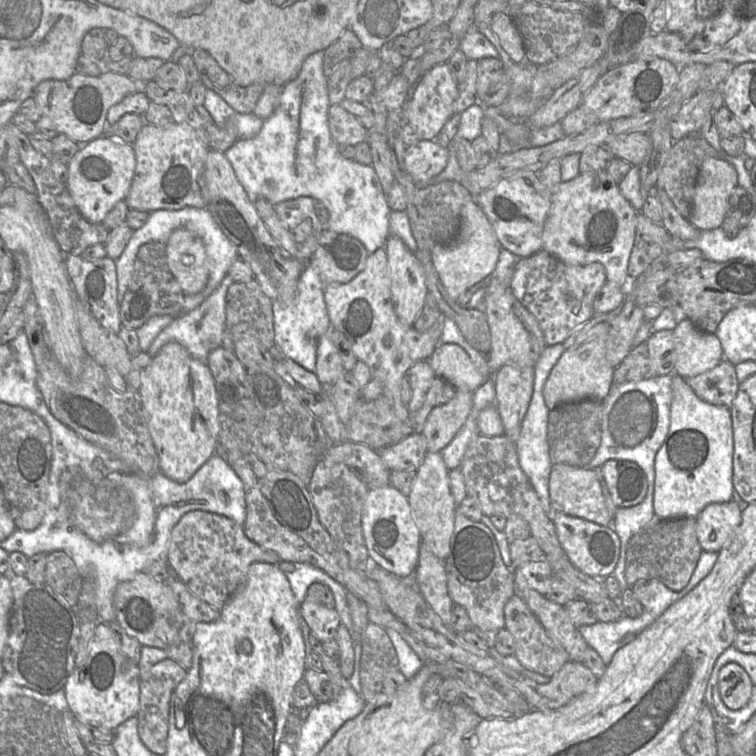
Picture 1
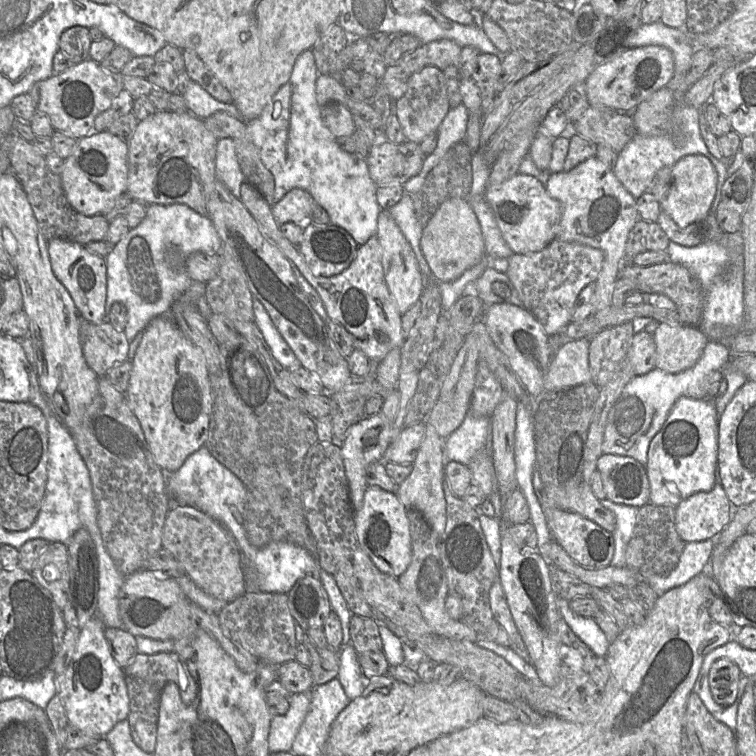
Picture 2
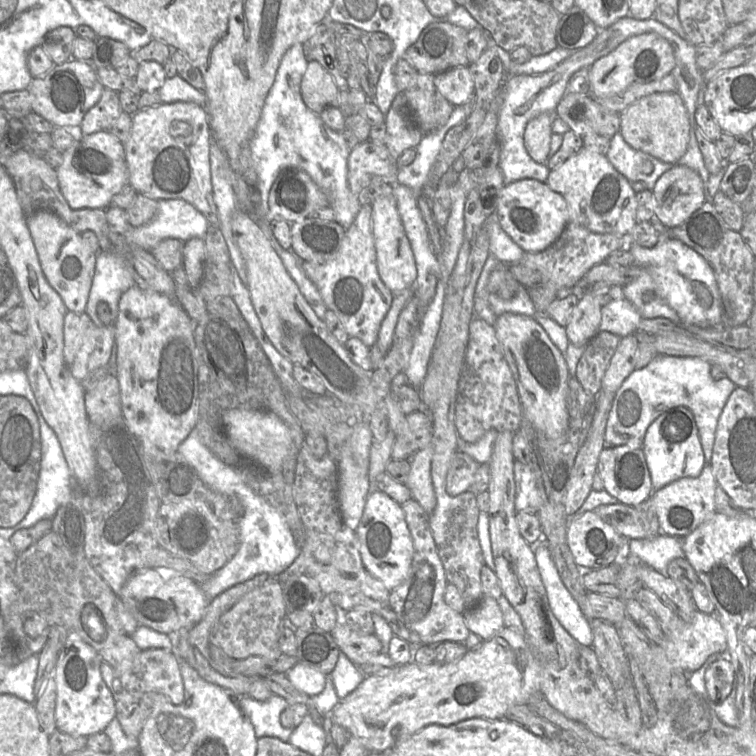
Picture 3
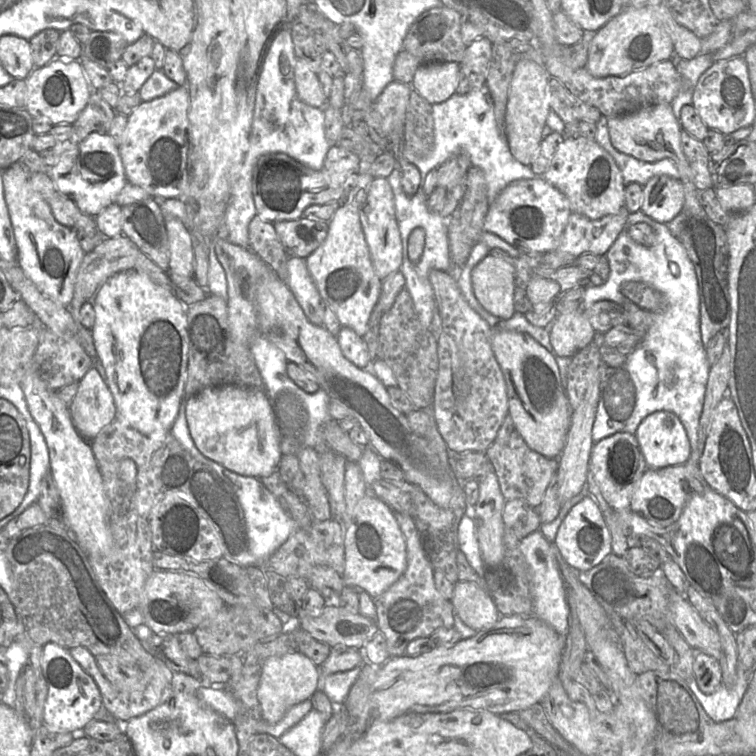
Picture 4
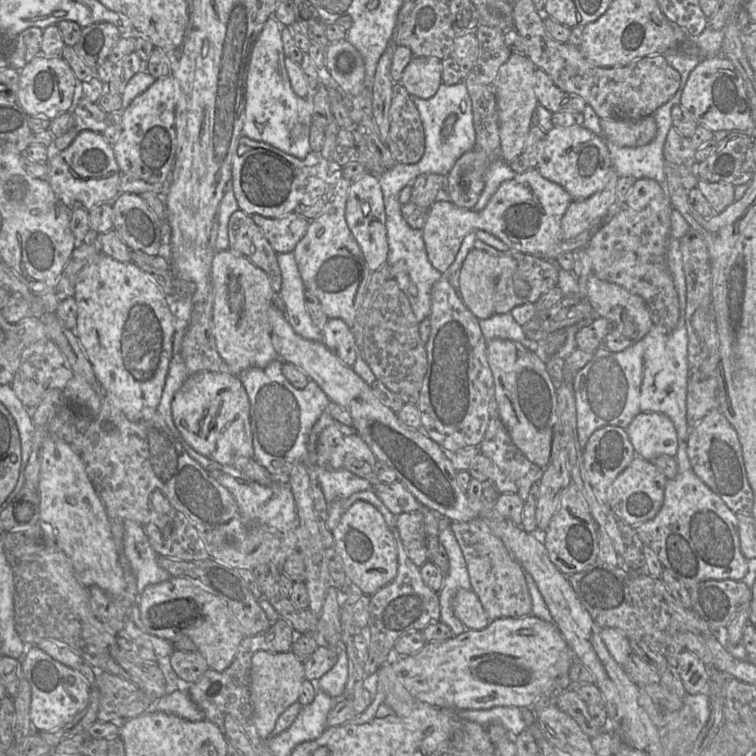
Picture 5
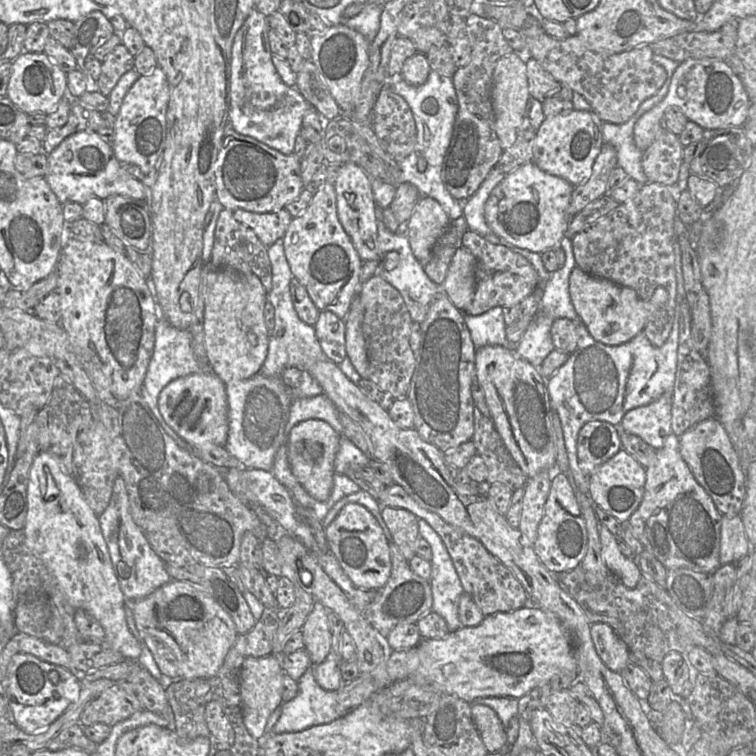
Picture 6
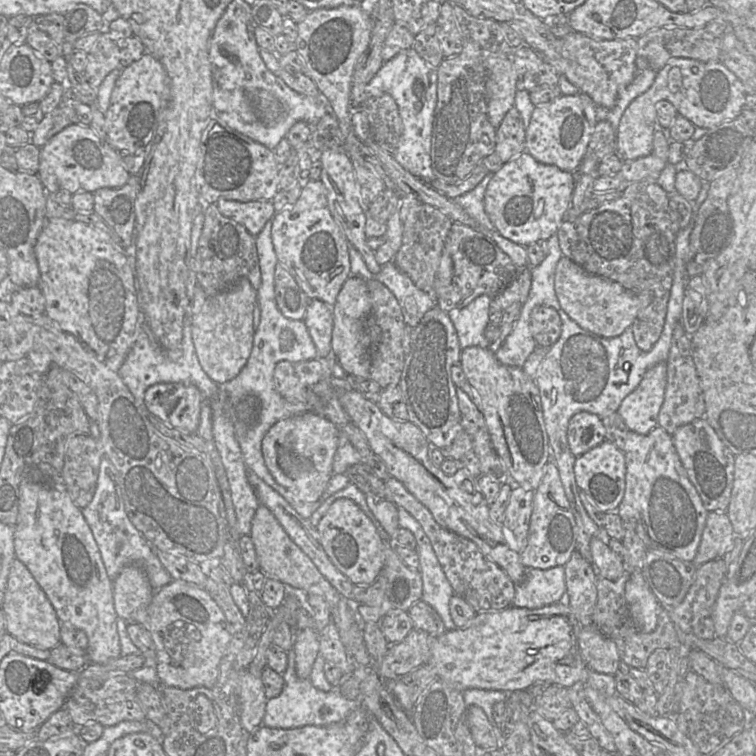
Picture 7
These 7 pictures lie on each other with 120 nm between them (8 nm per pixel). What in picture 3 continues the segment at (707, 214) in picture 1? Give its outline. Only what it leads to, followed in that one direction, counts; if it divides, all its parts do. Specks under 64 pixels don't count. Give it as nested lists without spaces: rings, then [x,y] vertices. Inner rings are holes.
[[[674,166],[664,172],[652,194],[655,220],[666,228],[681,225],[705,202],[701,177],[686,166]]]

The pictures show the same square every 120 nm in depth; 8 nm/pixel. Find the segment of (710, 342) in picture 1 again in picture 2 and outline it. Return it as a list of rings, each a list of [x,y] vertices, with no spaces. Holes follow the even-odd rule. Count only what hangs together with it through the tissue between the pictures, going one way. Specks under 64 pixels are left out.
[[[659,323],[652,334],[656,344],[656,368],[669,373],[694,366],[710,341],[700,328],[683,323]]]

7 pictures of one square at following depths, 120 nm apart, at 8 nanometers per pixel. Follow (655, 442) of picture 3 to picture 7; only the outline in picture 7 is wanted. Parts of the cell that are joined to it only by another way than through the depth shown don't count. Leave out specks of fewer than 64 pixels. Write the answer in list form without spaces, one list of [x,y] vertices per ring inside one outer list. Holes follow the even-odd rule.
[[[662,362],[650,368],[638,386],[622,400],[617,413],[630,431],[646,435],[658,426],[658,413],[664,401],[667,383],[666,366],[666,362]]]

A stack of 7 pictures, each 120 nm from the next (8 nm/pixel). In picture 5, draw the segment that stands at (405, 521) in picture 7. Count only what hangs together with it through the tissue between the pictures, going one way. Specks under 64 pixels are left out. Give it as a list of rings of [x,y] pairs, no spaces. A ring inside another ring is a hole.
[[[441,518],[439,522],[438,538],[448,555],[449,571],[443,577],[438,597],[440,620],[450,627],[453,635],[457,636],[469,629],[454,615],[453,599],[459,590],[470,590],[472,586],[463,553],[450,528],[450,522],[448,518]]]

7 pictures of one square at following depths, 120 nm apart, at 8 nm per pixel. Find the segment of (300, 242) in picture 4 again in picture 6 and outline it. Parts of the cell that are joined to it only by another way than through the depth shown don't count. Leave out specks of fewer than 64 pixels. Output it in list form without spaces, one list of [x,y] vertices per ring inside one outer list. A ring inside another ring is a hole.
[[[235,209],[232,212],[233,217],[250,227],[266,247],[282,240],[293,219],[293,216],[285,209],[268,213],[256,213],[244,209]]]

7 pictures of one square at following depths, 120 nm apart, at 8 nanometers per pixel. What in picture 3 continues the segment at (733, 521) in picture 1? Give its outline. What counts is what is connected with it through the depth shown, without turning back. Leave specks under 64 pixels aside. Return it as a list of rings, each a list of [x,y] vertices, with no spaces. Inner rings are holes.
[[[705,463],[699,476],[683,477],[659,490],[654,490],[650,499],[655,508],[661,532],[677,538],[683,538],[693,532],[717,512],[715,506],[717,487],[710,464]]]

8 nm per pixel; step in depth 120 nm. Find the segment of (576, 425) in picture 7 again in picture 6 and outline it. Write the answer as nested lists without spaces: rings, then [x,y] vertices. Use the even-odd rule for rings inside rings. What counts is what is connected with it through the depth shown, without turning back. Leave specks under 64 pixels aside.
[[[589,421],[579,431],[576,442],[578,465],[589,477],[621,450],[618,427],[604,421]]]

